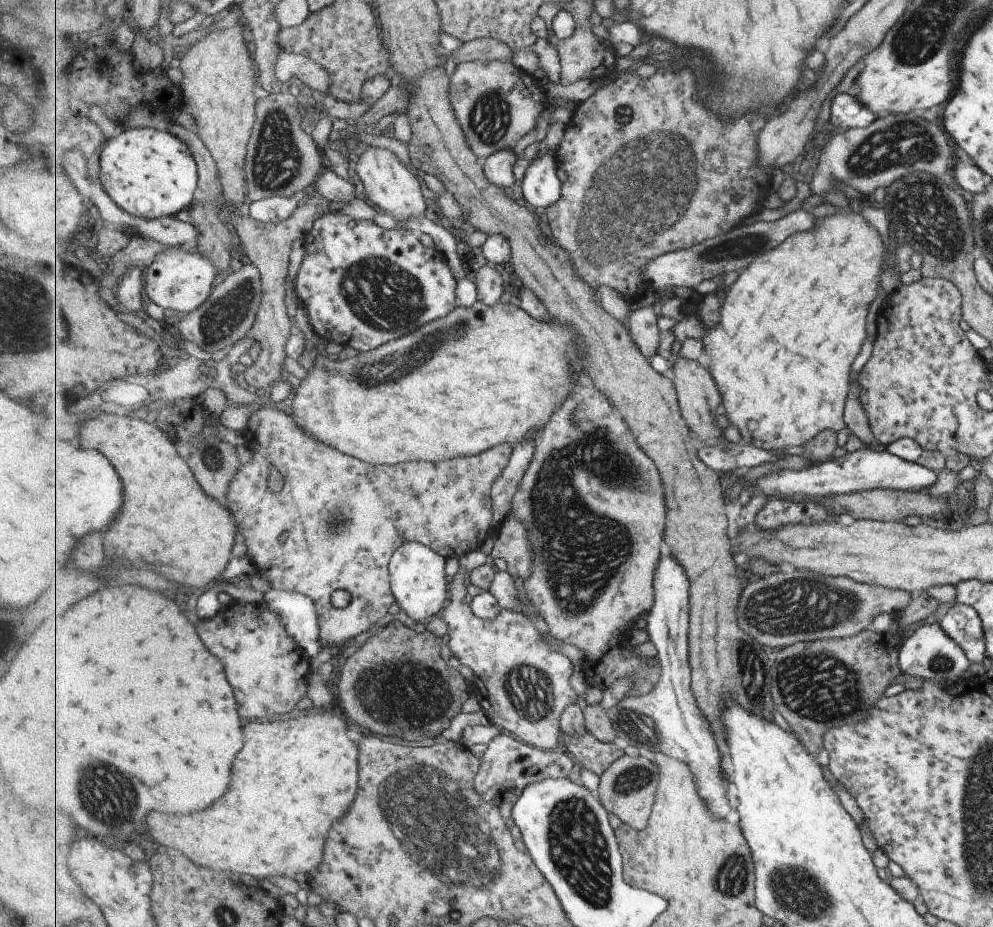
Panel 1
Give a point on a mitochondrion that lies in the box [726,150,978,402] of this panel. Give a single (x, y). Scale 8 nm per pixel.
(921, 212)

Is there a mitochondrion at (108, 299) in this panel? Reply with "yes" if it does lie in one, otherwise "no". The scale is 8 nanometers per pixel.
no

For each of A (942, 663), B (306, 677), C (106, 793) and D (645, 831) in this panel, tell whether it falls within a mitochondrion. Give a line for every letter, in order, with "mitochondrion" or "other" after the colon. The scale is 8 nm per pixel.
A: mitochondrion
B: other
C: mitochondrion
D: other

